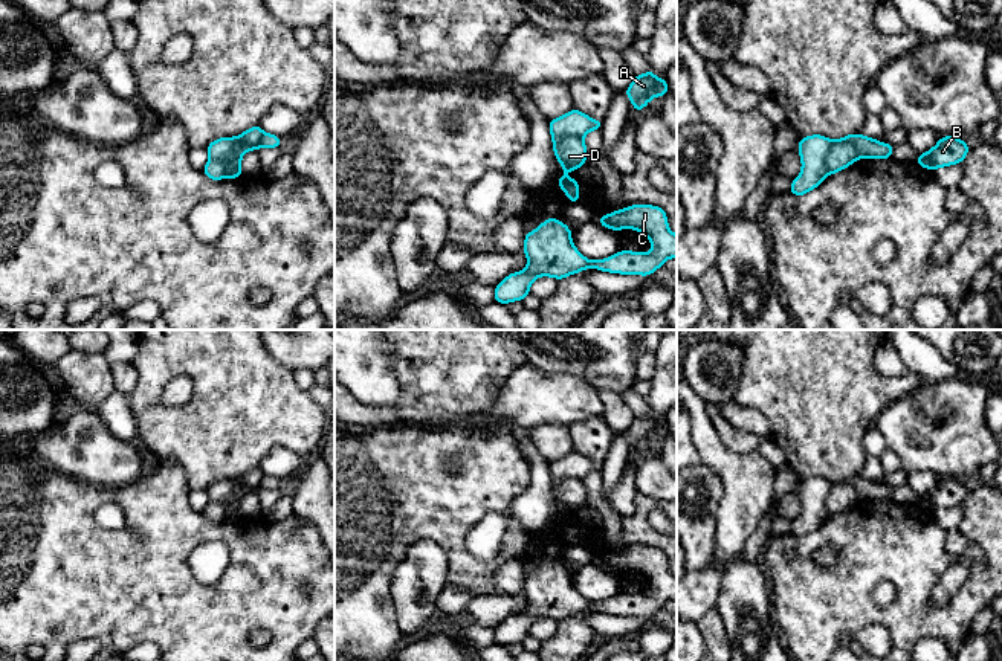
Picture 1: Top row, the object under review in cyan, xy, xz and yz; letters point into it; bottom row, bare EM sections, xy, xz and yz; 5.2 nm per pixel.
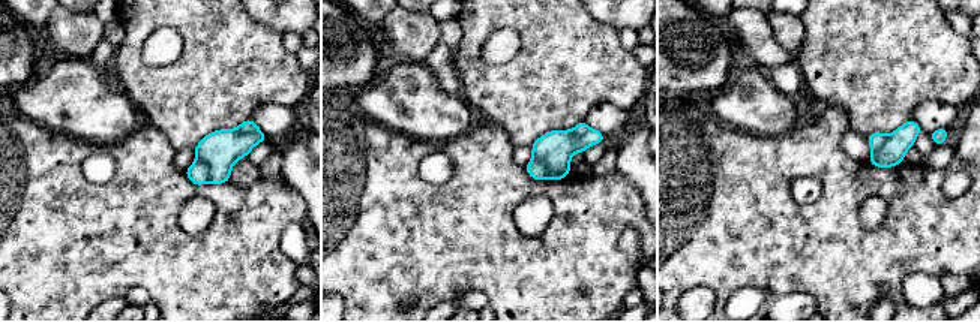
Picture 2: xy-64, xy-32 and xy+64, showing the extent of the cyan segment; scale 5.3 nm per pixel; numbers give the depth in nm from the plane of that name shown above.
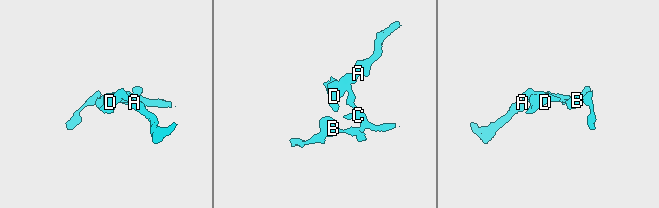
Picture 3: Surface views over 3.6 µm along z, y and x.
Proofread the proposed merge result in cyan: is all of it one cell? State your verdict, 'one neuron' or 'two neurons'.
two neurons

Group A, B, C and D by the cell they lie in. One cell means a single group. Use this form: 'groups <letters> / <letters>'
groups A D / B C

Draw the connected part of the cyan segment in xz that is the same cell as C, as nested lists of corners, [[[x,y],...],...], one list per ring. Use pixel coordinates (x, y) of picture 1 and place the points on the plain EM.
[[[631,547],[597,563],[608,571],[631,569],[645,576],[652,585],[651,595],[620,592],[616,597],[591,603],[571,583],[571,571],[561,562],[545,560],[544,565],[525,576],[524,595],[527,609],[504,620],[493,635],[493,643],[509,646],[530,637],[530,626],[538,618],[553,618],[558,623],[583,611],[597,611],[611,615],[649,618],[664,606],[666,600],[677,600],[677,577],[667,568],[667,557],[660,548]]]

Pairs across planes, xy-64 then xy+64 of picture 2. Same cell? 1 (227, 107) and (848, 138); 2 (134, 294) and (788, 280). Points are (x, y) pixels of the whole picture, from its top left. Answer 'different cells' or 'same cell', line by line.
1: different cells
2: different cells

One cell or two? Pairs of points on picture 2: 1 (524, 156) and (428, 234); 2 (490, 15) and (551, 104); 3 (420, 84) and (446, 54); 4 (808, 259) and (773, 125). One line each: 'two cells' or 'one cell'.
1: two cells
2: one cell
3: two cells
4: two cells

